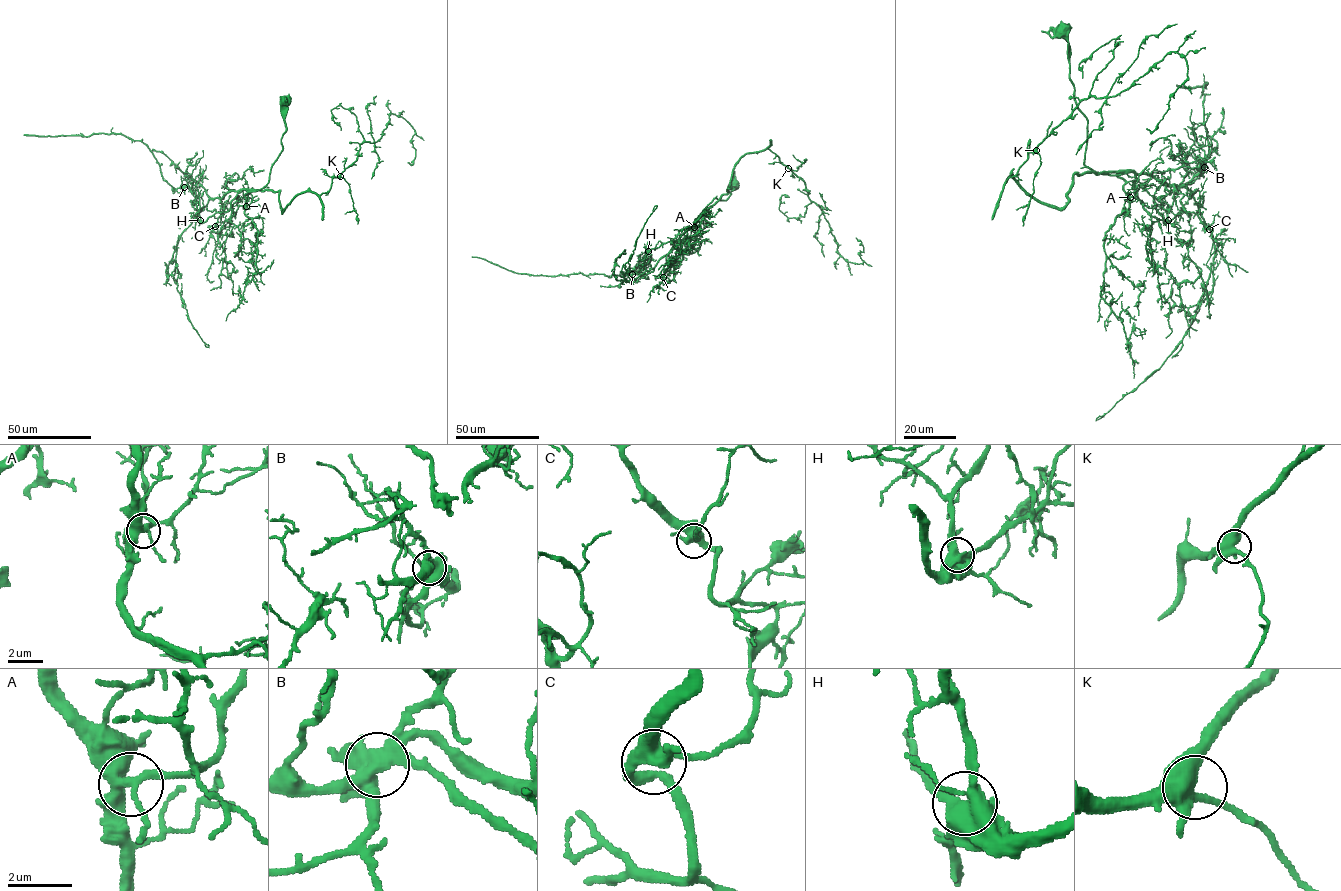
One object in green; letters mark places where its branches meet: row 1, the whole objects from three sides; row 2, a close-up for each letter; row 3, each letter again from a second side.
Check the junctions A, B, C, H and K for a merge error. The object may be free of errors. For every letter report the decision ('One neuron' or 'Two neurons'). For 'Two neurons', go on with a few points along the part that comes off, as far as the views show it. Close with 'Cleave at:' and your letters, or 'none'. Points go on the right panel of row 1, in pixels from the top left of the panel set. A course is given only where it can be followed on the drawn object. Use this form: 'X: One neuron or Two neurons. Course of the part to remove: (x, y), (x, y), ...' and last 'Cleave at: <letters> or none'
A: One neuron
B: Two neurons. Course of the part to remove: (1204, 167), (1207, 170), (1208, 153), (1202, 92), (1207, 83), (1205, 87), (1176, 85)
C: One neuron
H: One neuron
K: One neuron
Cleave at: B

